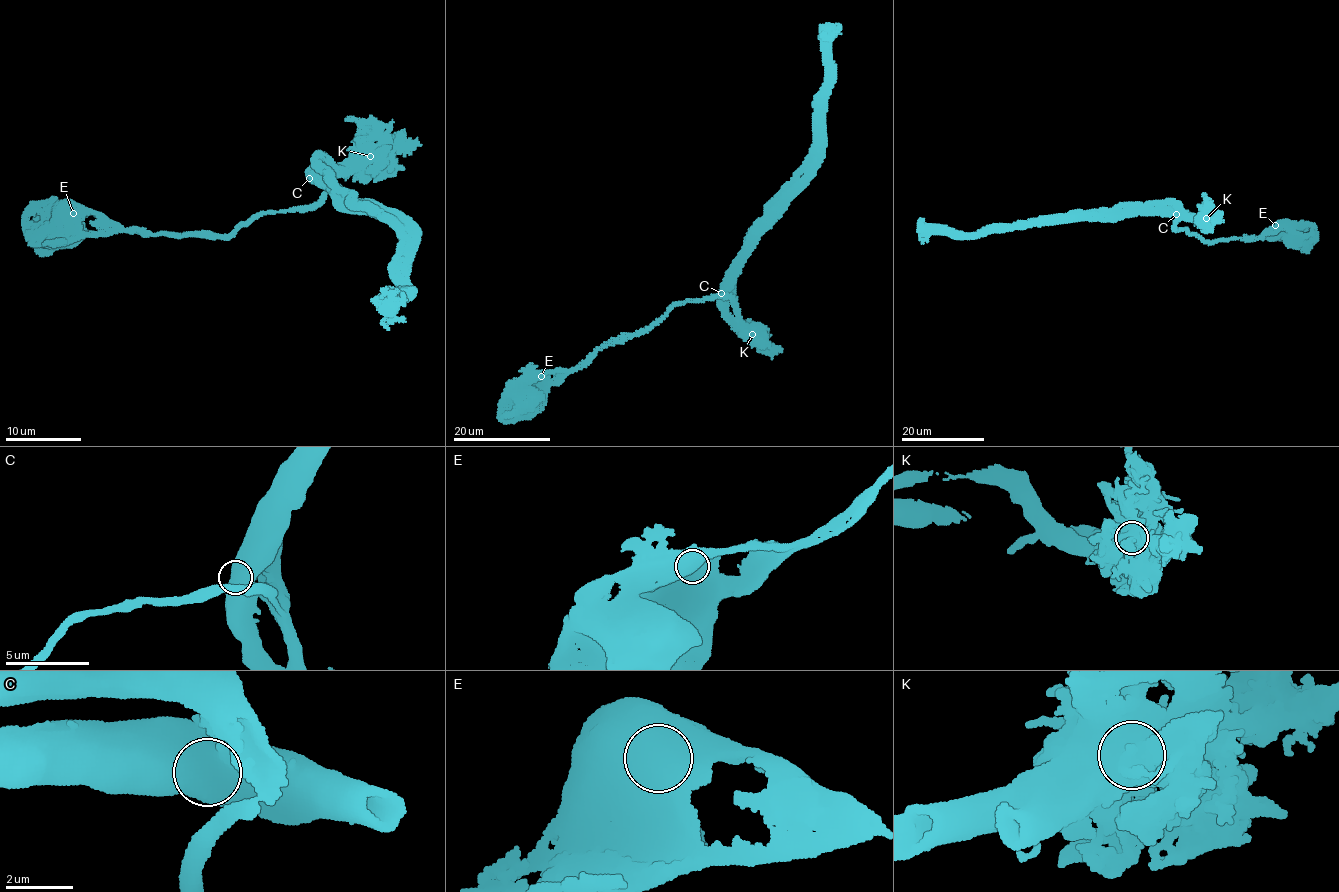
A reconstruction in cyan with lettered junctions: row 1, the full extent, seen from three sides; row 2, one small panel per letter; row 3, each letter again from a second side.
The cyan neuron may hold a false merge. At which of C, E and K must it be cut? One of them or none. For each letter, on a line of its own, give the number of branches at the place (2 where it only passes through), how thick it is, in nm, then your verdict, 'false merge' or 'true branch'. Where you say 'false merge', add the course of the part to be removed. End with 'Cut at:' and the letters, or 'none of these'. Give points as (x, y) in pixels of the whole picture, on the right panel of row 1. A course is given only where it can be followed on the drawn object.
C: branches 1; calibre 750 nm; true branch
E: branches 1; calibre 750 nm; true branch
K: branches 1; calibre 1550 nm; false merge; course (1206, 218), (1186, 217), (1172, 204), (1152, 203), (989, 225), (975, 233), (934, 228), (929, 234), (918, 224)
Cut at: K

